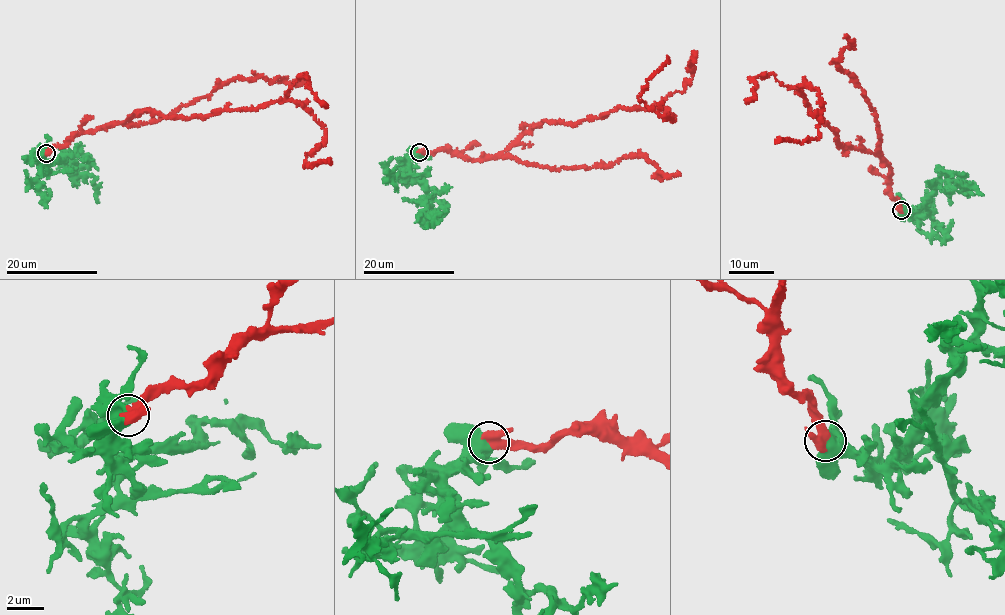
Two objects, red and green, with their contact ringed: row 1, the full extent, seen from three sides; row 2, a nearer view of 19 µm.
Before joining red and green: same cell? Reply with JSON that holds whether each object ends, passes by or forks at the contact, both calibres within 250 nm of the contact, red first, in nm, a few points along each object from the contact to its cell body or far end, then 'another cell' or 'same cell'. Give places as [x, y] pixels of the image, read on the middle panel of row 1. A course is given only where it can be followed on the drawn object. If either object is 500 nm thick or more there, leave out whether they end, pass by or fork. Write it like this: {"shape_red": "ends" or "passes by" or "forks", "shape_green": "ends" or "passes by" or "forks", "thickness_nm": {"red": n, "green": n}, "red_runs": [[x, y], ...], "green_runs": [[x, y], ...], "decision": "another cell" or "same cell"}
{"thickness_nm": {"red": 460, "green": 700}, "red_runs": [[419, 152], [475, 160], [546, 121], [623, 106], [661, 106], [672, 121], [639, 99], [667, 55]], "green_runs": [[419, 152], [408, 165], [426, 189], [423, 202], [429, 211], [420, 220], [419, 215], [438, 214], [426, 228]], "decision": "another cell"}

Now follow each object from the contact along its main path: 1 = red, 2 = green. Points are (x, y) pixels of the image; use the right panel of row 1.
1: (901, 210), (889, 167), (838, 145), (808, 111), (798, 88), (808, 85), (823, 107), (819, 137), (775, 143)
2: (901, 210), (919, 215), (933, 190), (948, 187), (952, 179), (969, 186), (965, 192), (959, 183), (983, 194)

